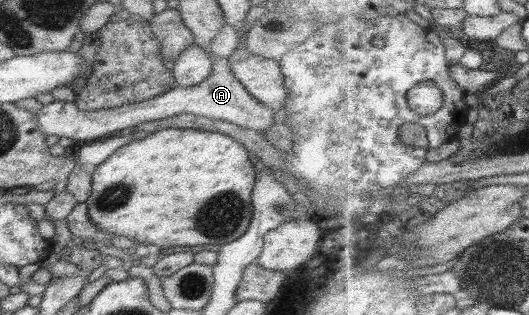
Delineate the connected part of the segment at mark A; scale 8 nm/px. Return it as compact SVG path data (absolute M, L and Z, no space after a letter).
M216 57L210 75L201 82L190 87L176 85L166 93L156 98L127 104L111 109L96 111L81 111L75 102L52 101L42 106L38 118L38 131L42 131L47 137L70 138L73 142L88 143L98 139L104 139L104 135L120 131L120 129L132 128L140 123L154 122L162 118L170 118L181 114L191 114L200 117L208 117L226 121L250 131L265 133L274 125L274 110L265 107L250 95L241 81L232 73L229 58Z

